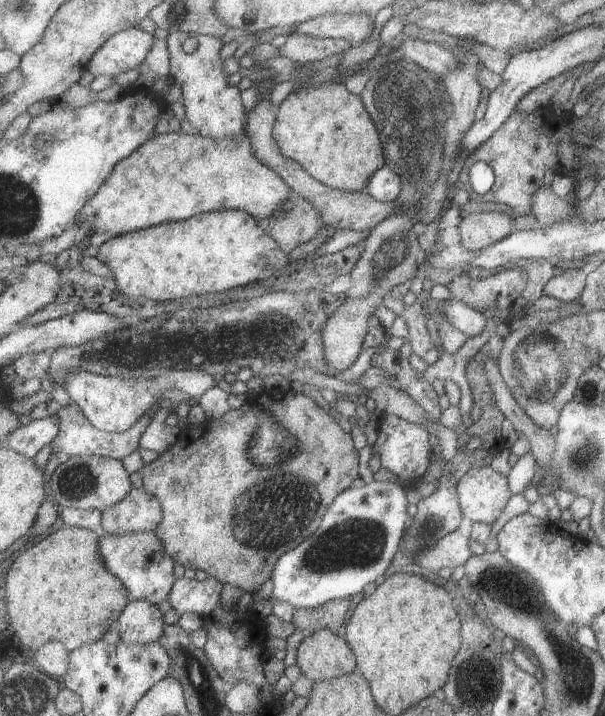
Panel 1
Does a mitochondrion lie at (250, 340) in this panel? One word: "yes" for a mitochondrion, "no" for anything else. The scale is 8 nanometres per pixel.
yes

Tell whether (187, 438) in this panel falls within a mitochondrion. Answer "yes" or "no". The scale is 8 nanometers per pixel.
no

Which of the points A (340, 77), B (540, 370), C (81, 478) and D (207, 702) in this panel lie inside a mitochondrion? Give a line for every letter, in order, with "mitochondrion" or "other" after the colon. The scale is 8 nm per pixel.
A: other
B: mitochondrion
C: mitochondrion
D: mitochondrion

